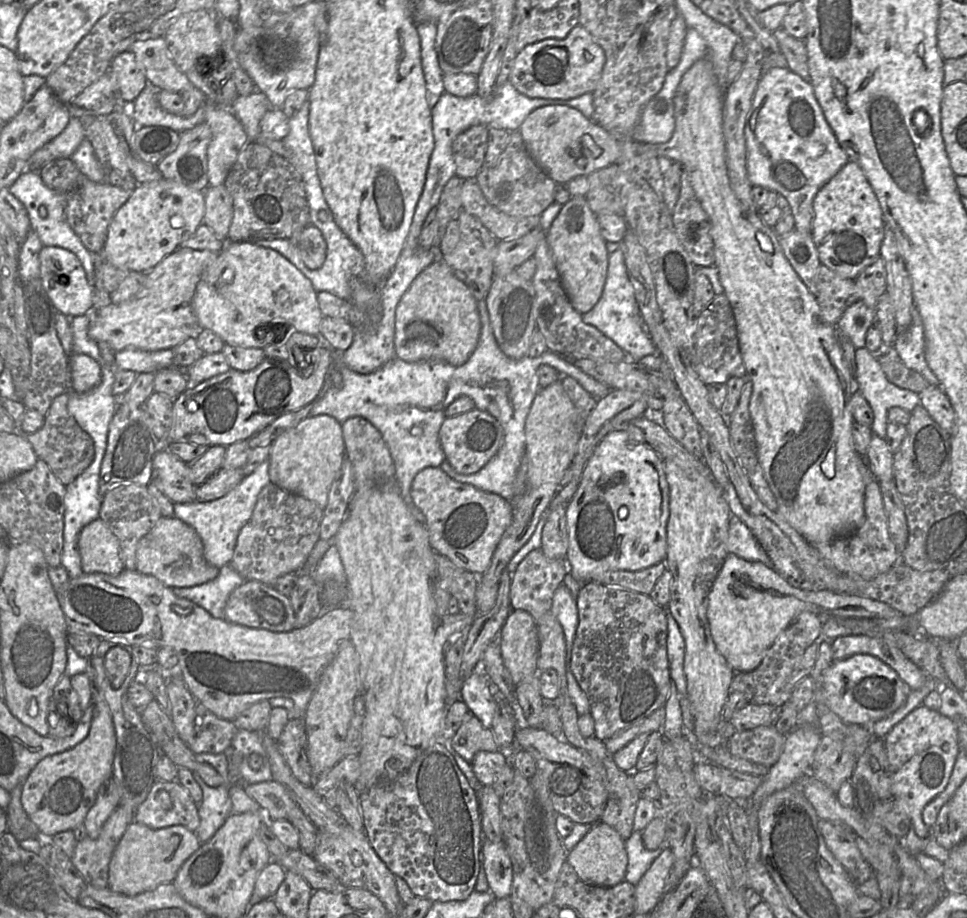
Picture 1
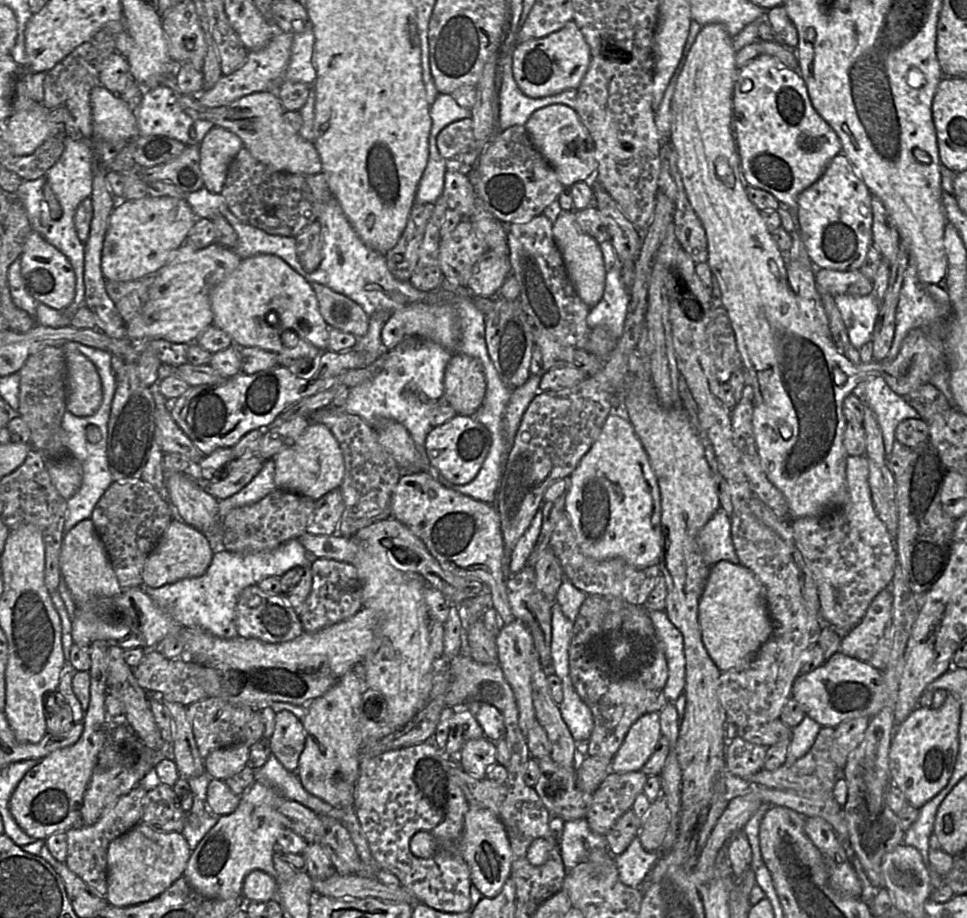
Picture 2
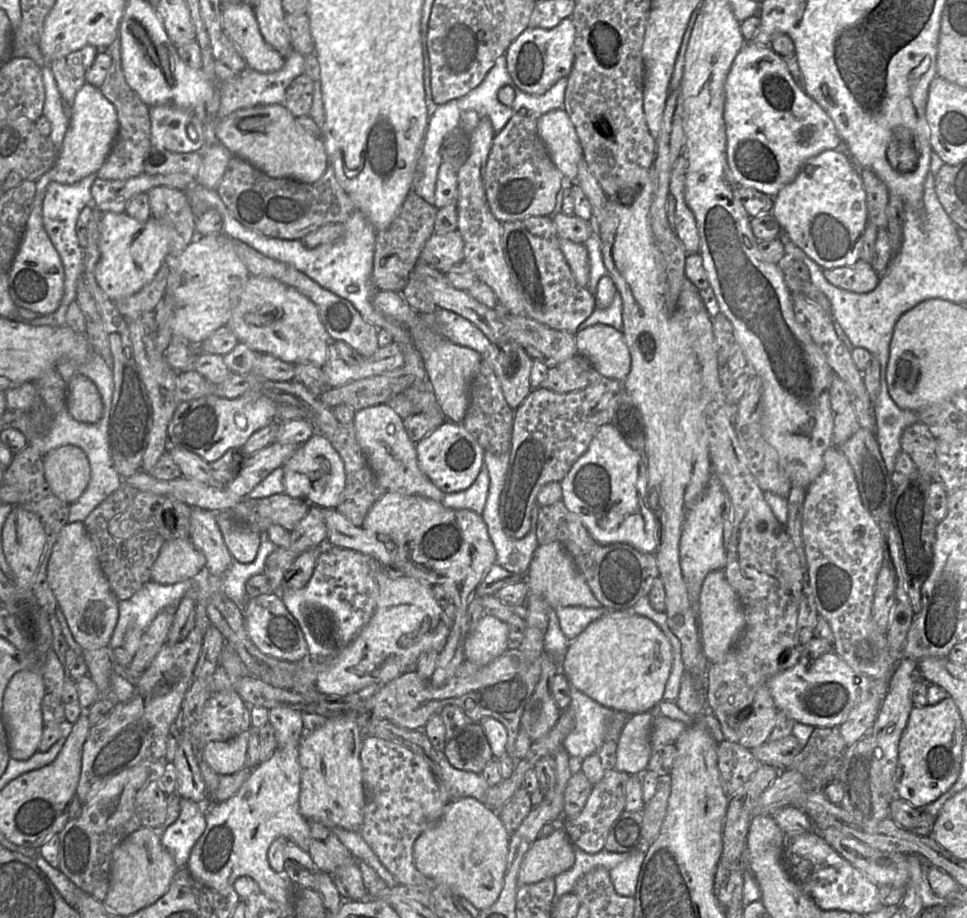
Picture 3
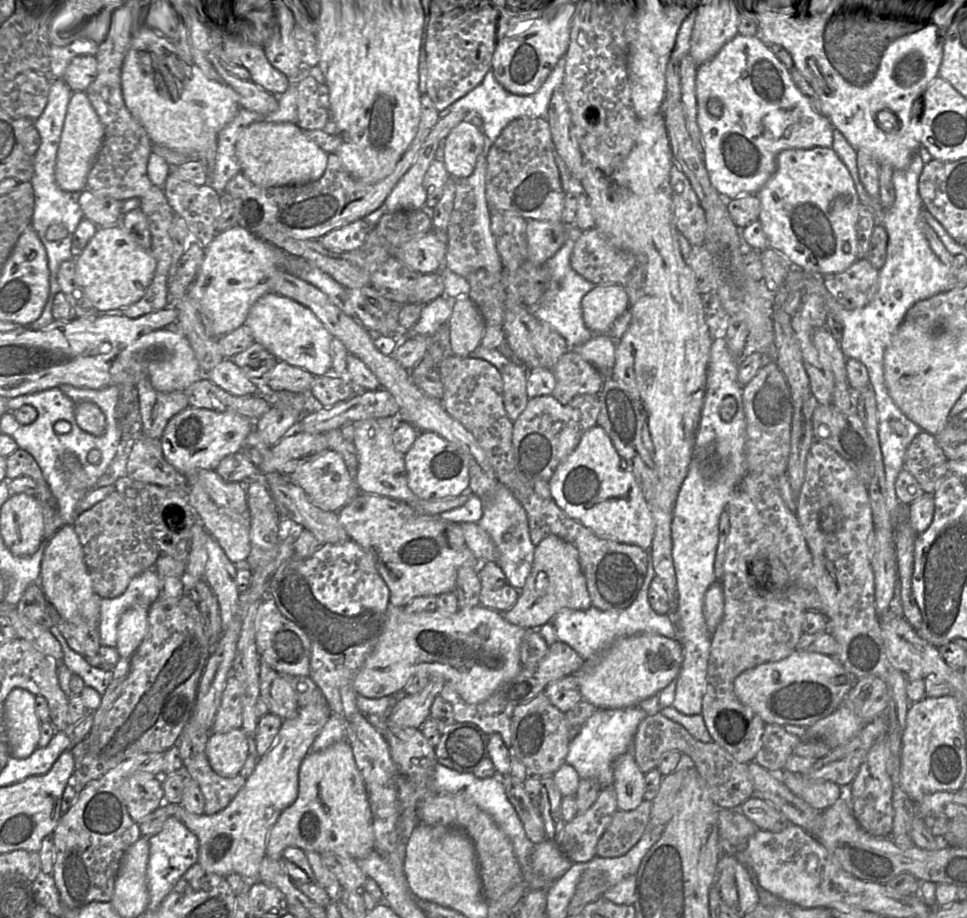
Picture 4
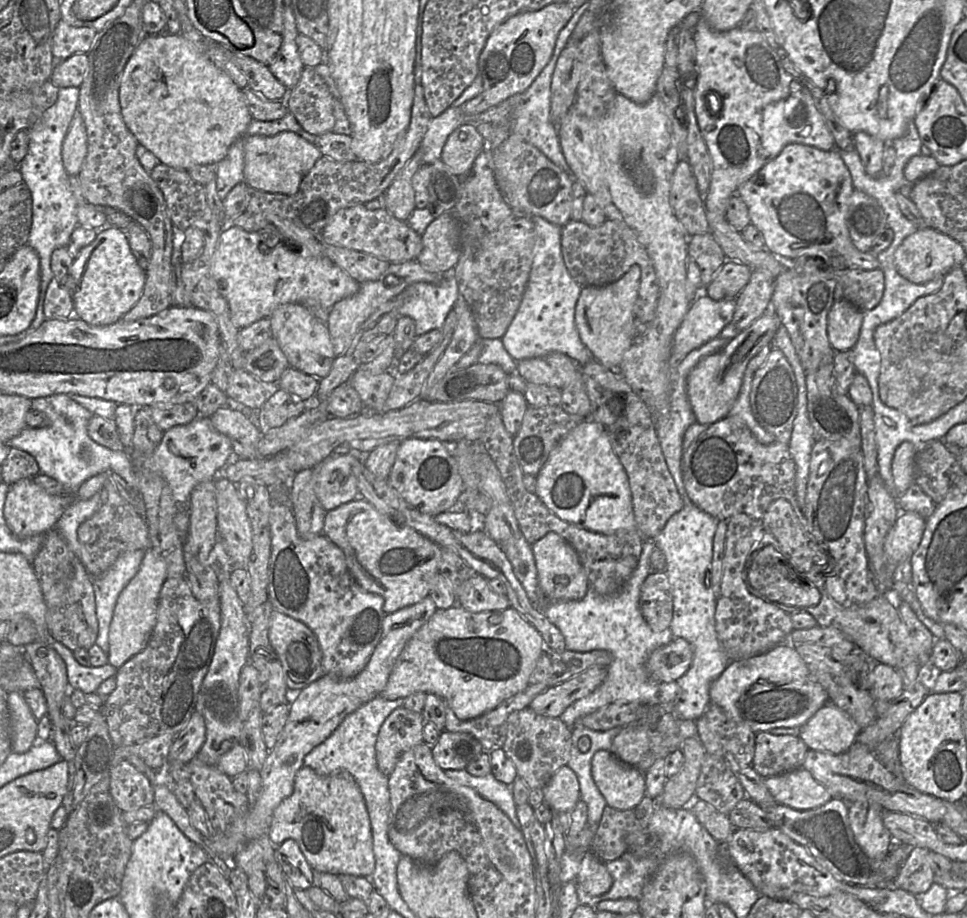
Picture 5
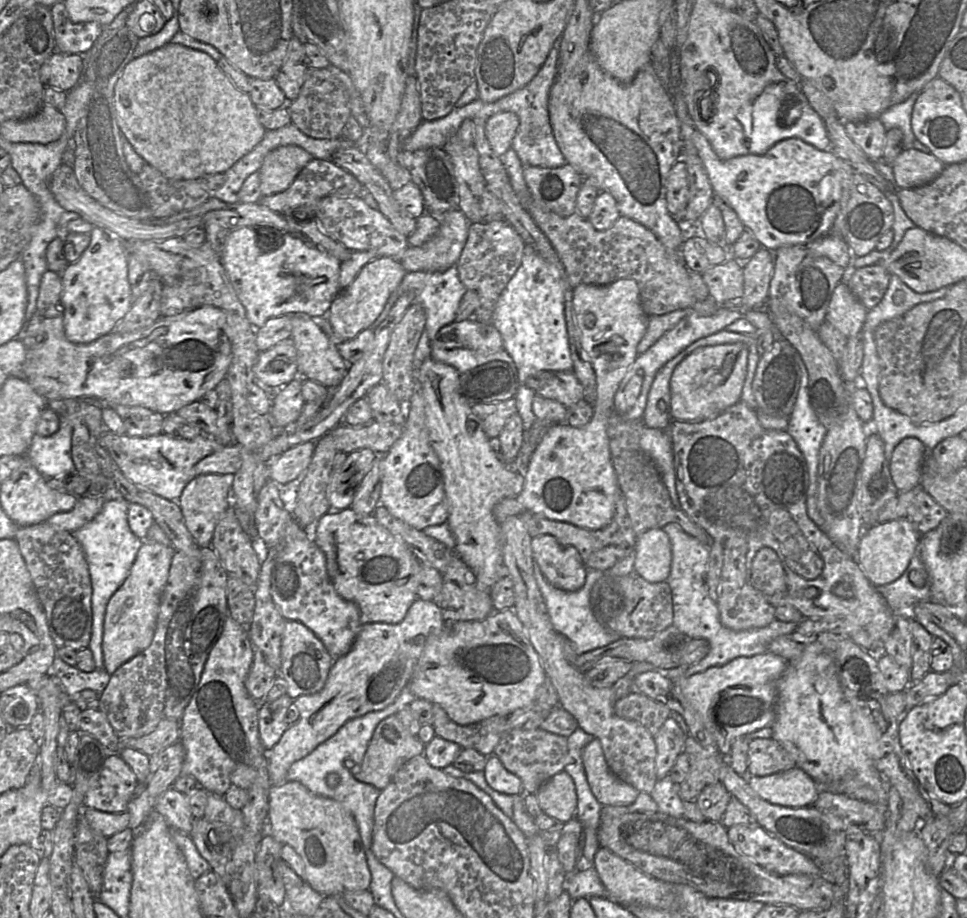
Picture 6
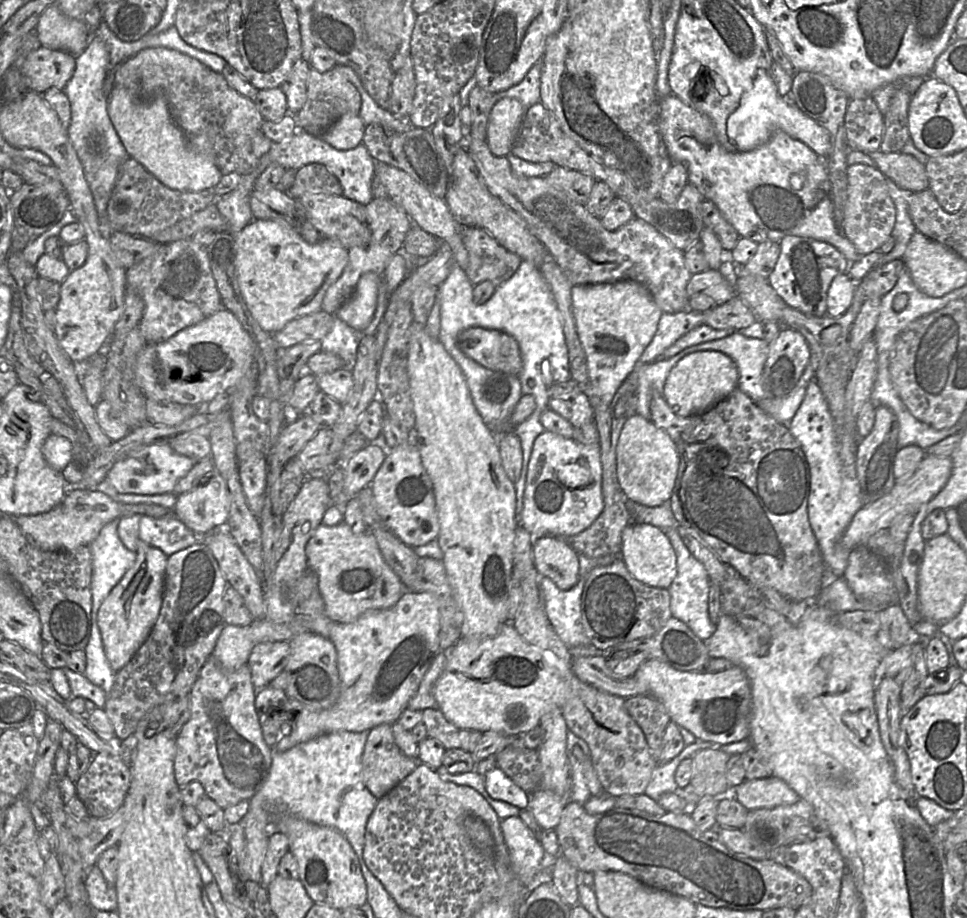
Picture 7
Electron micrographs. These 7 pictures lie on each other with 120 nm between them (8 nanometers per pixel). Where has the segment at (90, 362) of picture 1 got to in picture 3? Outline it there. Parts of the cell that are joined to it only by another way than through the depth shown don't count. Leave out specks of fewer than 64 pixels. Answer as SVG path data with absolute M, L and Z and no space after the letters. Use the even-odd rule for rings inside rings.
M83 374L67 384L67 407L72 417L83 423L96 423L103 414L103 401L95 383Z

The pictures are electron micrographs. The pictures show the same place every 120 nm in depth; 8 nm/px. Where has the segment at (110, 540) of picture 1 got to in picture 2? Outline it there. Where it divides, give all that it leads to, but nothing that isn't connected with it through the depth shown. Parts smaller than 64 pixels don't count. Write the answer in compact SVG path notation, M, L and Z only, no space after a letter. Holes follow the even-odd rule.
M90 519L80 521L63 536L59 568L76 607L83 605L93 596L111 597L120 594L123 590L119 585L104 544Z

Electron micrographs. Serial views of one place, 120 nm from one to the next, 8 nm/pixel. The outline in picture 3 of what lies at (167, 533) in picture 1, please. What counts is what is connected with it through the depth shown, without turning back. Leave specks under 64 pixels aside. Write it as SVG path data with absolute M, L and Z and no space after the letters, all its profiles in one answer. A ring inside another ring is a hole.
M190 538L165 541L151 568L151 581L172 584L195 576L205 566L205 556Z

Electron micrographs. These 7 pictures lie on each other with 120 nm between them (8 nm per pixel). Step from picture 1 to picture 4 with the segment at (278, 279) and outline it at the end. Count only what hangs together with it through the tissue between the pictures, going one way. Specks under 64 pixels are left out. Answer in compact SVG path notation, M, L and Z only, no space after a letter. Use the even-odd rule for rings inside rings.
M269 292L252 305L244 325L251 329L255 342L279 361L302 368L314 377L331 373L332 336L309 308L295 300Z

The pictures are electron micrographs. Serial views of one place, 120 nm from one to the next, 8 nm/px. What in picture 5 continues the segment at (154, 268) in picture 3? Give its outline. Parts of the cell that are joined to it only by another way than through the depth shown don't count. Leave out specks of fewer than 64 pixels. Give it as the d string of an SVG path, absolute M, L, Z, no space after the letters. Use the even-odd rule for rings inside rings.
M116 227L101 230L90 245L83 248L70 267L71 297L74 314L94 326L119 321L138 302L146 281L143 270L133 255L127 234Z

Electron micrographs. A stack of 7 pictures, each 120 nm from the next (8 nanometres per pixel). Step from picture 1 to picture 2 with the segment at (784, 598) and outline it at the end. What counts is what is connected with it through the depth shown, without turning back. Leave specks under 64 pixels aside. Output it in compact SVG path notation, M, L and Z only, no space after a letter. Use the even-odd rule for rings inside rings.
M721 560L711 566L698 609L703 644L721 671L747 668L771 636L763 587L753 572L739 563Z

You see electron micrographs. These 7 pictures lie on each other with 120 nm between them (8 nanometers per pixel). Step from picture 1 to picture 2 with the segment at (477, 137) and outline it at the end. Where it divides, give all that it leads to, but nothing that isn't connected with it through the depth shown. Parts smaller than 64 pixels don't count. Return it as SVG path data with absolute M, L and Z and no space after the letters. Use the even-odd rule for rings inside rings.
M461 119L443 128L437 137L437 147L447 170L467 175L480 157L472 119Z

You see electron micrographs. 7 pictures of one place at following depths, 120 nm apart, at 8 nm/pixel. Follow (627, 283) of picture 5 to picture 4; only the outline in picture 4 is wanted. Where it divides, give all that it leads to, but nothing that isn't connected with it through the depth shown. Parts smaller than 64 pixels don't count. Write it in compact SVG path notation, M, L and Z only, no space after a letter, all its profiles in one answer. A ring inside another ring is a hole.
M623 284L596 285L581 302L585 326L594 334L607 334L615 320L629 306L629 297Z

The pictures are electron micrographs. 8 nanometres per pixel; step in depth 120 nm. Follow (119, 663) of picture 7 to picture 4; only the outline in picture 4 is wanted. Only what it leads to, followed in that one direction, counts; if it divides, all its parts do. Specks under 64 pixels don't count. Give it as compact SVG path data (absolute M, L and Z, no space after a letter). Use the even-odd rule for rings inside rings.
M134 605L121 615L115 646L120 658L130 658L144 640L148 631L148 610L148 607Z

